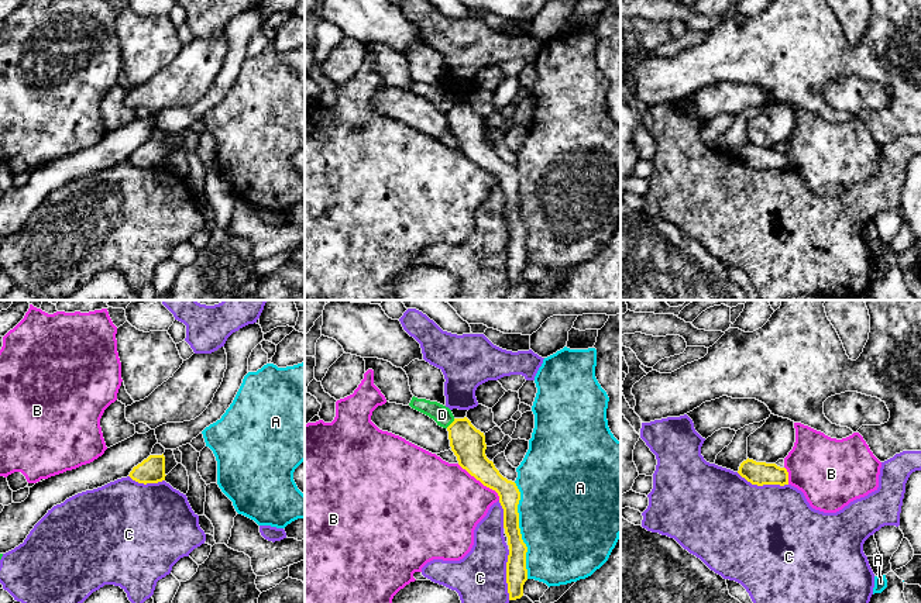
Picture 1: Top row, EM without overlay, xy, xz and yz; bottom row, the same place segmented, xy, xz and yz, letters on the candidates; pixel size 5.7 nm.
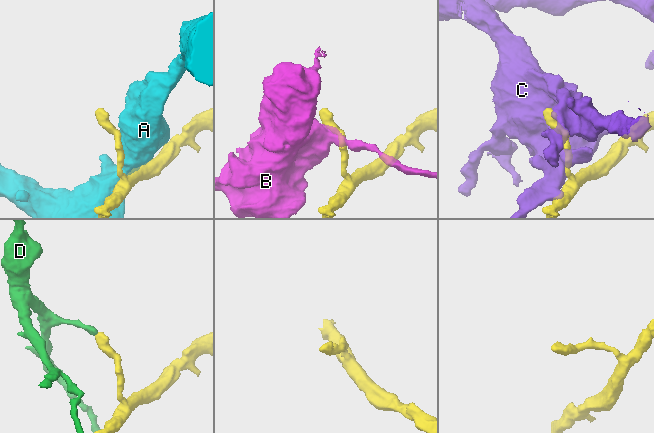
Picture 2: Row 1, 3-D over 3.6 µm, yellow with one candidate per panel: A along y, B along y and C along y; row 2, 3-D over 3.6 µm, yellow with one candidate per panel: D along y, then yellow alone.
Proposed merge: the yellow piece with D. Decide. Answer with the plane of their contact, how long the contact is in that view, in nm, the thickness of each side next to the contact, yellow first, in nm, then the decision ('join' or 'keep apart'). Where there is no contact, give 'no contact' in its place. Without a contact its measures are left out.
meets yellow in xz; contact 80 nm long; 200 nm thick on the yellow side, 110 nm on the other; keep apart

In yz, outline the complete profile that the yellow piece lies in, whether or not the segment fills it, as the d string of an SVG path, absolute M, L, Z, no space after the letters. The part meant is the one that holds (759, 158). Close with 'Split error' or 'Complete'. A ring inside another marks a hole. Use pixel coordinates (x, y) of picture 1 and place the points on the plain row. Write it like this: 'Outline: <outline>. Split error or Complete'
Outline: M746 144L740 148L738 158L752 169L788 169L788 156L776 148L756 147Z. Complete

